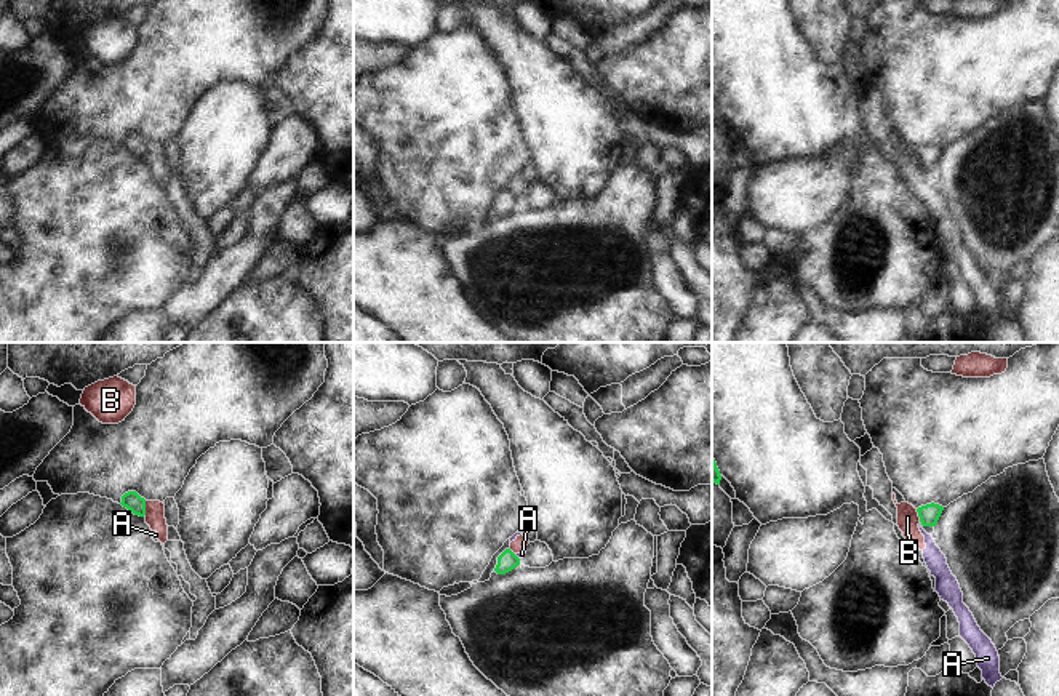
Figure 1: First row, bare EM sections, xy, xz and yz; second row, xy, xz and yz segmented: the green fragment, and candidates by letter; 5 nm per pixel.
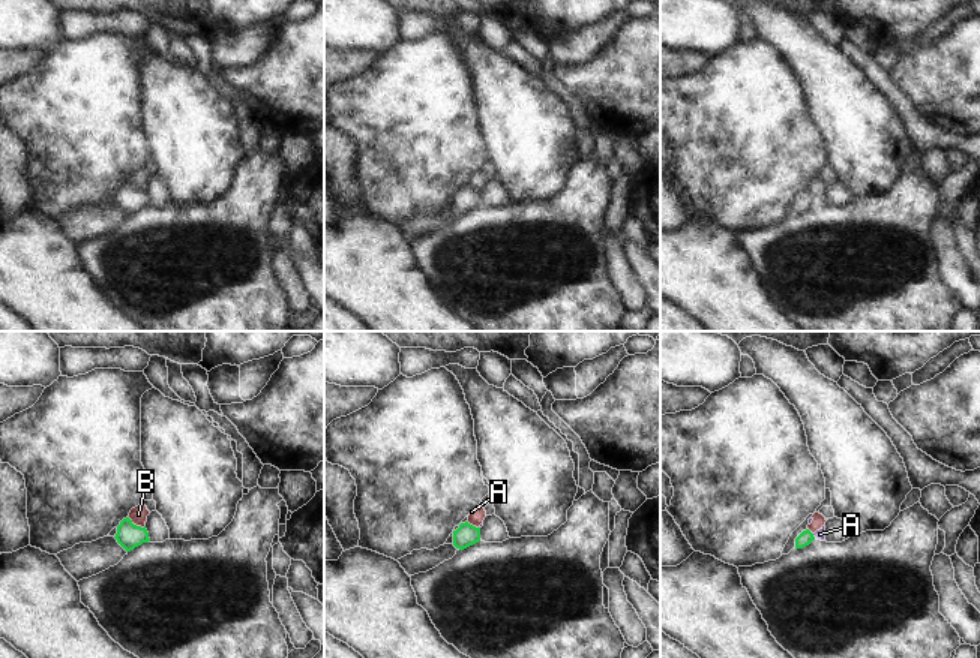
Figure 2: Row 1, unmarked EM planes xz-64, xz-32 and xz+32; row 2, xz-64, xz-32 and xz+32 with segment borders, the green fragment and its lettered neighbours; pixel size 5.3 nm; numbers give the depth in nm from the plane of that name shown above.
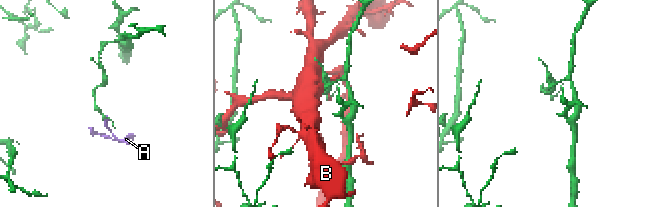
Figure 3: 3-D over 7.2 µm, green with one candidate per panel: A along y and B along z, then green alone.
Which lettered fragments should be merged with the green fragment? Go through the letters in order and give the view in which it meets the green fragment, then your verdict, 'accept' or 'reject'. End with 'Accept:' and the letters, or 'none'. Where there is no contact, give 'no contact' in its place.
A: meets green in xz; reject
B: meets green in xy; reject
Accept: none

